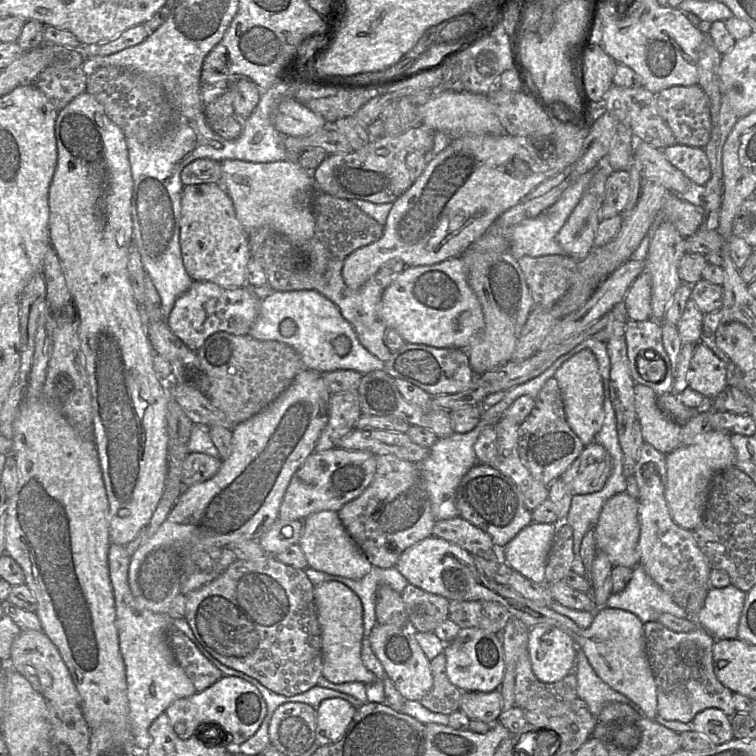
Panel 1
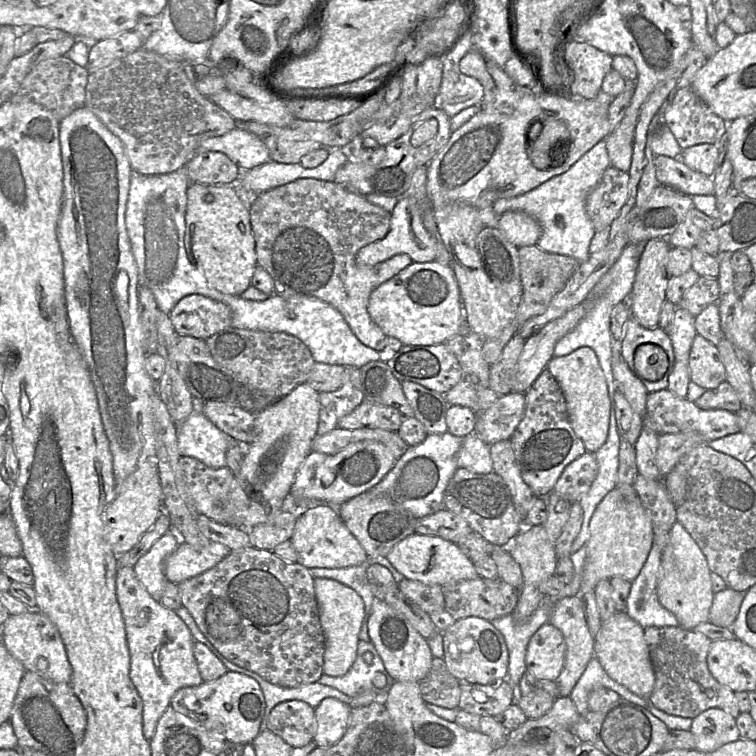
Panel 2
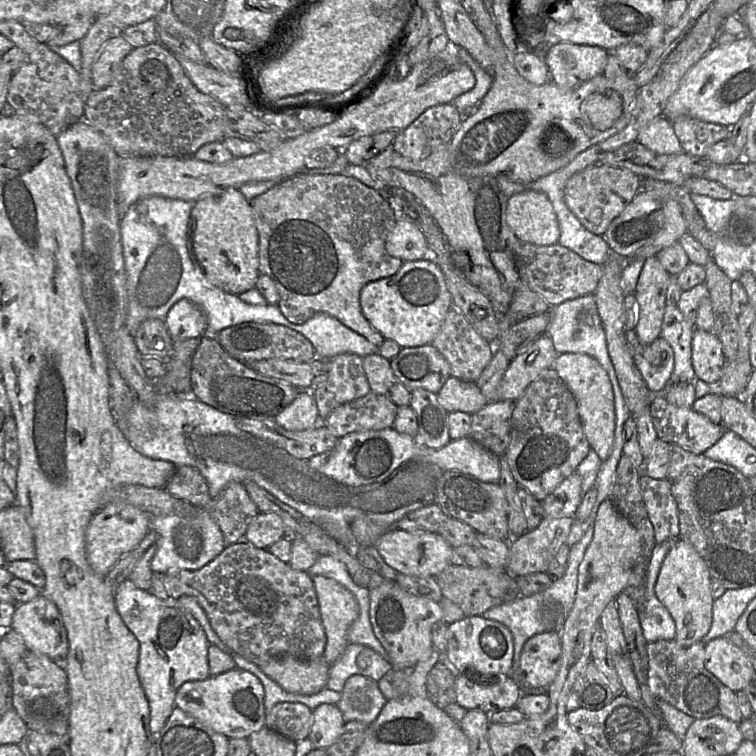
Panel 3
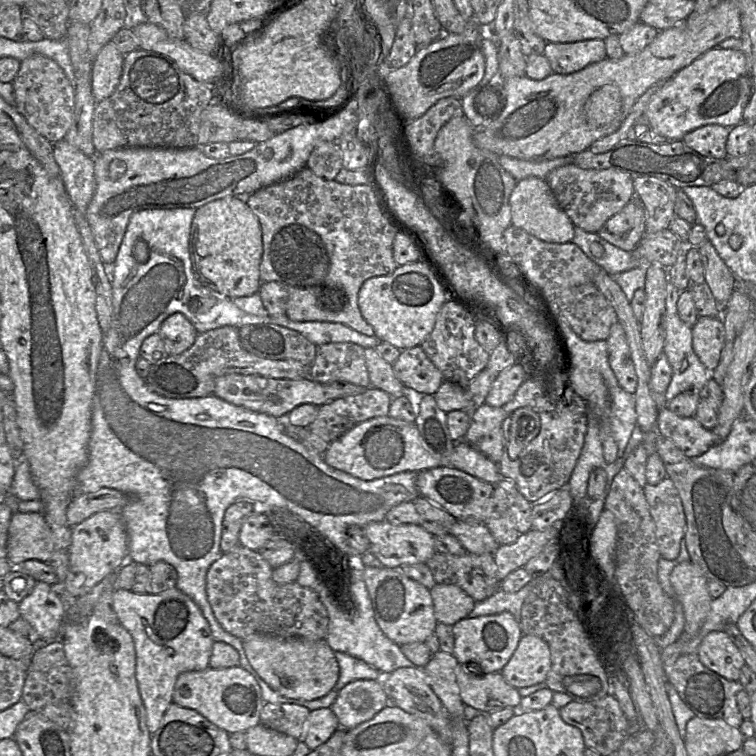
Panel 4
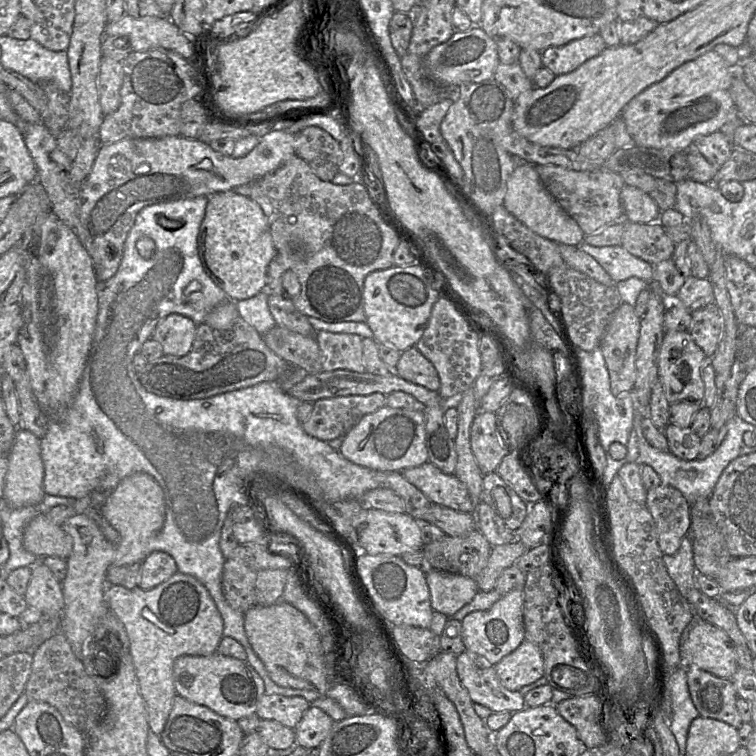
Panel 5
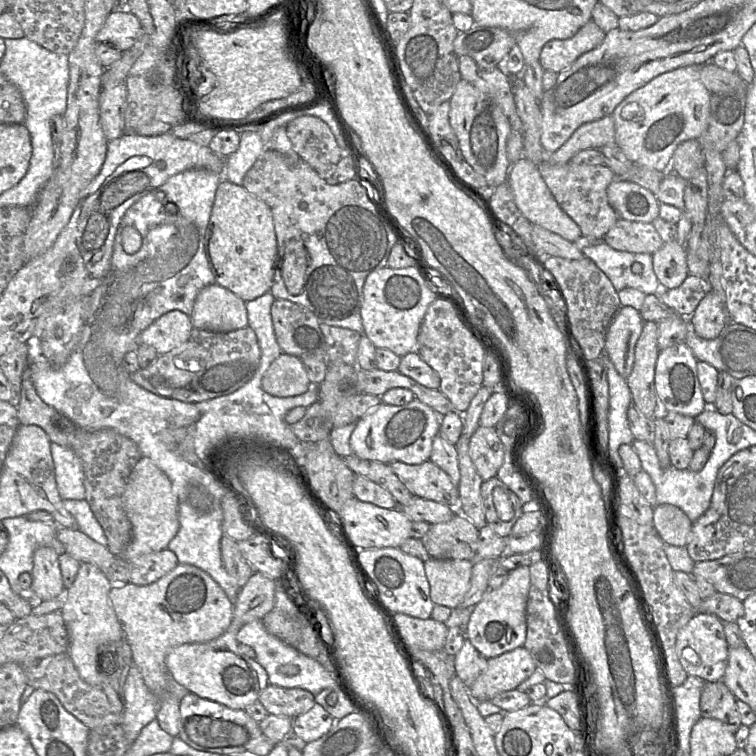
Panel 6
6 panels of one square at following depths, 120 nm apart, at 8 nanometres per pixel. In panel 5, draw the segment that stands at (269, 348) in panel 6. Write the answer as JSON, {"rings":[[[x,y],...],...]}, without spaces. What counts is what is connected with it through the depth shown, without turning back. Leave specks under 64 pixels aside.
{"rings":[[[263,290],[251,298],[236,301],[240,317],[253,326],[260,335],[276,325],[269,311],[268,296],[268,291]]]}

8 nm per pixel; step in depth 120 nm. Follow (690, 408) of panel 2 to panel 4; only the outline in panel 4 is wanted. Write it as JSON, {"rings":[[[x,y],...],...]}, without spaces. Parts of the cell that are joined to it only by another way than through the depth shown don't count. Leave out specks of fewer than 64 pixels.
{"rings":[[[667,407],[658,411],[656,431],[673,441],[688,458],[702,455],[715,444],[712,431],[704,428],[695,417],[680,417]]]}

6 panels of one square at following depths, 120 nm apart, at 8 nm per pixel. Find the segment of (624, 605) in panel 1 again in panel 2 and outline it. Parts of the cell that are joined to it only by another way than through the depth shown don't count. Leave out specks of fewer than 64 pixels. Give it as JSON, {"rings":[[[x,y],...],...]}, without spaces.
{"rings":[[[653,544],[627,598],[626,612],[644,629],[680,625],[676,616],[661,605],[656,593],[662,550]]]}

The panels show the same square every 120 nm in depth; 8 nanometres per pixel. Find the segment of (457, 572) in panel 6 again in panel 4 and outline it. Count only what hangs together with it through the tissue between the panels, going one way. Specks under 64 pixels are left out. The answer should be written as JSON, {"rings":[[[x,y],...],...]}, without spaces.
{"rings":[[[435,584],[430,589],[433,601],[434,615],[438,623],[454,625],[468,618],[475,601],[460,587],[449,584]]]}

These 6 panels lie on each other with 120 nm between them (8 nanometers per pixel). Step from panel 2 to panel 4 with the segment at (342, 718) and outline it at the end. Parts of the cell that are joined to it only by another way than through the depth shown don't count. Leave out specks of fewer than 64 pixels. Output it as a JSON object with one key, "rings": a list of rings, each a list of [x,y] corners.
{"rings":[[[331,708],[310,711],[303,737],[305,744],[314,750],[325,743],[339,728],[339,722]]]}

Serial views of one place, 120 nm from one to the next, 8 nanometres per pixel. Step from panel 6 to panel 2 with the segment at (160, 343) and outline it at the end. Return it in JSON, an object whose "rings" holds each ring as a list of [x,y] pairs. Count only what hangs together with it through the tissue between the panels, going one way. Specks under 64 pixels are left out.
{"rings":[[[200,294],[183,297],[168,316],[177,334],[203,340],[232,327],[230,308]]]}

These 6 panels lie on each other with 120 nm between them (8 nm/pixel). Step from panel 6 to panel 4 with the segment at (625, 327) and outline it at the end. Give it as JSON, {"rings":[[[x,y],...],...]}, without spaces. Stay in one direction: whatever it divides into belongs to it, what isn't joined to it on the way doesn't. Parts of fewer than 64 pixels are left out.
{"rings":[[[617,321],[610,329],[606,339],[608,362],[619,386],[634,395],[637,388],[637,375],[630,357],[630,348],[625,330]]]}

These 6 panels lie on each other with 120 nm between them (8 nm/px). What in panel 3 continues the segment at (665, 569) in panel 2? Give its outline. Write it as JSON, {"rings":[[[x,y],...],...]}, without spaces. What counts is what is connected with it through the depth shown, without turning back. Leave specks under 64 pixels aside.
{"rings":[[[679,538],[666,555],[655,584],[655,594],[667,608],[676,625],[675,641],[689,647],[708,633],[712,625],[714,598],[711,593],[711,576],[703,558],[695,548]]]}

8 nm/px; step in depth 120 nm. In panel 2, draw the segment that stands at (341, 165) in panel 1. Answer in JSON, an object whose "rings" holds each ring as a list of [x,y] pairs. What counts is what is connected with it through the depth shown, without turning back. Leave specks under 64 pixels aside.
{"rings":[[[430,107],[414,118],[408,131],[385,147],[385,158],[376,165],[347,161],[335,173],[333,182],[362,196],[377,194],[385,197],[402,197],[410,186],[414,170],[428,166],[431,160],[444,148],[452,131],[451,117],[442,109]]]}

